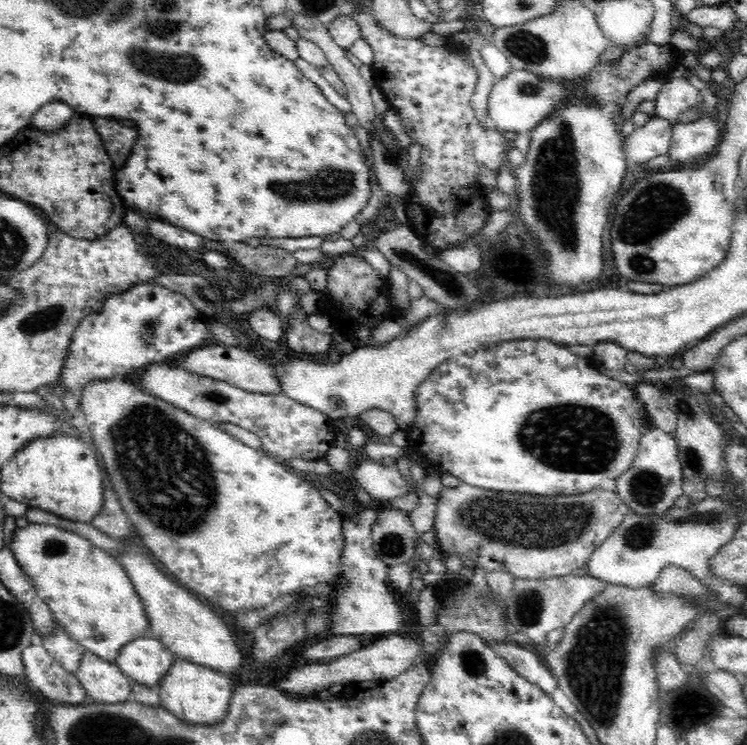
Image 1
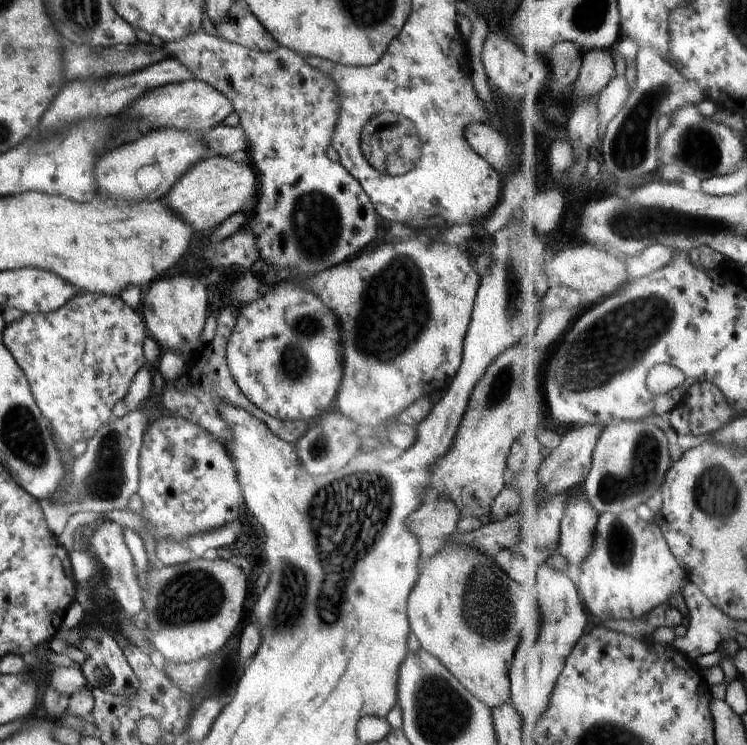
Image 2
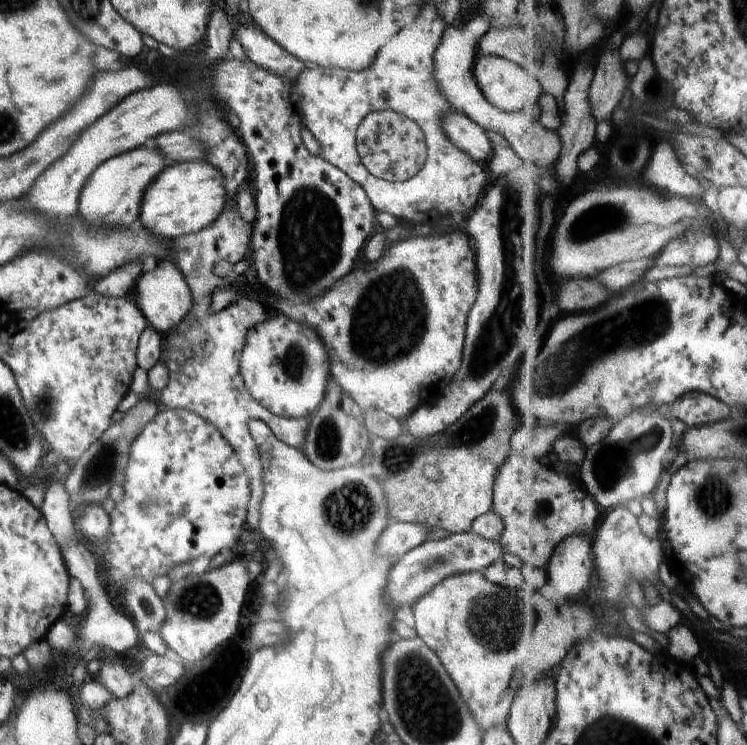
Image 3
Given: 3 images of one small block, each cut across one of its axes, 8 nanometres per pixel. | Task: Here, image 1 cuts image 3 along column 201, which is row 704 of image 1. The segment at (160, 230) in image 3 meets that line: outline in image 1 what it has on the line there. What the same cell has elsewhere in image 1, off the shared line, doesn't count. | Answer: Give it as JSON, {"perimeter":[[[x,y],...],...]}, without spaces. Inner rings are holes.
{"perimeter":[[[176,657],[172,668],[166,672],[158,687],[160,706],[184,722],[218,725],[228,716],[233,694],[232,682],[228,675],[217,670]]]}

